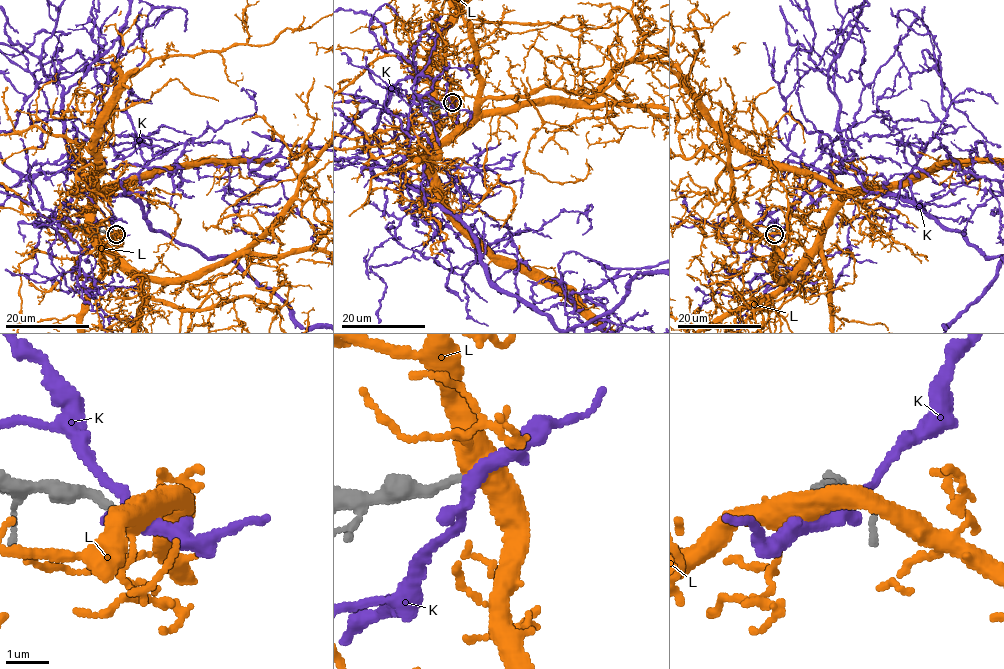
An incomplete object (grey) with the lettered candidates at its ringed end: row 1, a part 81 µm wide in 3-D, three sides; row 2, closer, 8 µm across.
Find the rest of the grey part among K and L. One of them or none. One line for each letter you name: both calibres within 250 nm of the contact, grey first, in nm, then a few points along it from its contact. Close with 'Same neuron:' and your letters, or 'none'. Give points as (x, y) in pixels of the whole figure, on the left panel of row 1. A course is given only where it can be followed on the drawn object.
L: 190 nm thick on the grey side, 400 nm on the other
Same neuron: L

